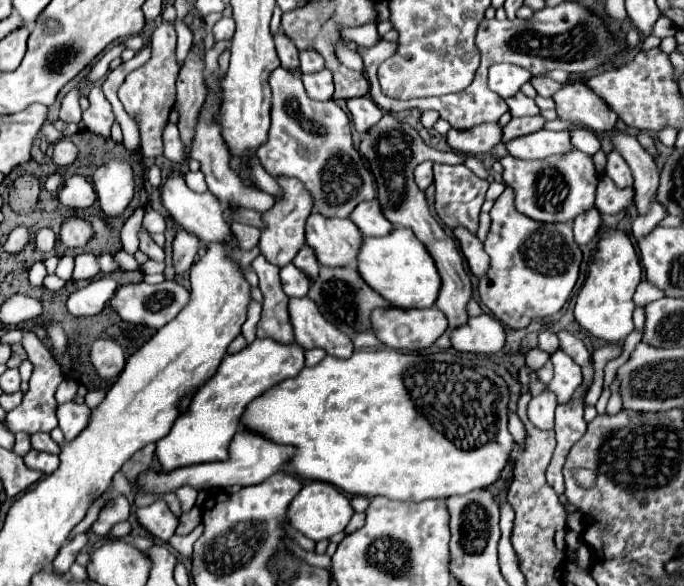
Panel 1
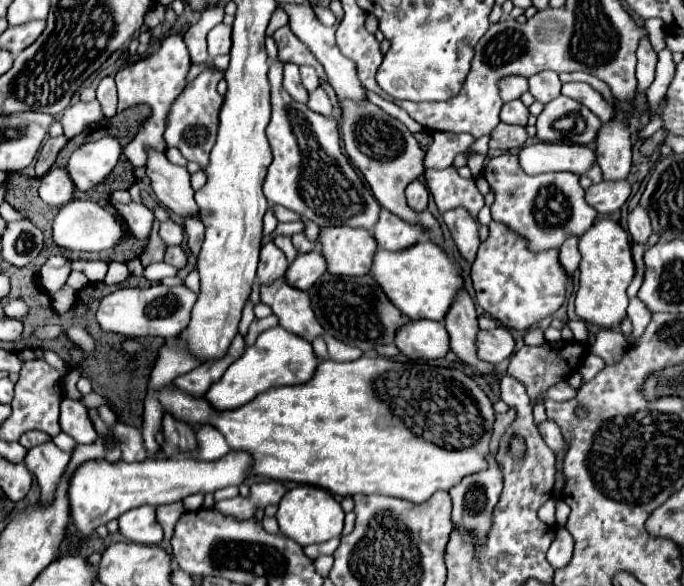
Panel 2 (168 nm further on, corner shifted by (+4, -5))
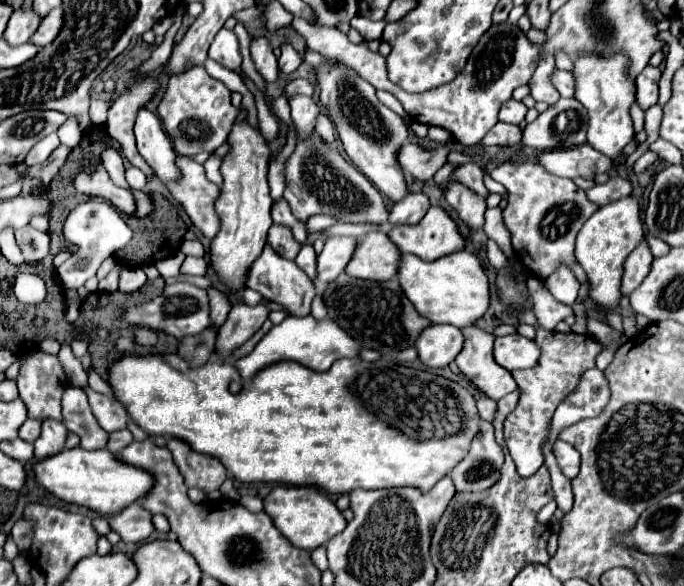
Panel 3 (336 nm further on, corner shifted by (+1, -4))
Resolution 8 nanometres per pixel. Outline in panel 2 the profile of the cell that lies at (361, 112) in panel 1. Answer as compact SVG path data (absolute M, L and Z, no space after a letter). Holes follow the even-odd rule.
M309 2L305 4L279 4L287 16L289 16L289 26L293 30L293 34L305 42L309 46L309 50L313 52L313 56L323 64L325 68L325 74L329 78L329 84L333 86L333 90L337 92L339 98L351 98L351 100L363 100L365 98L365 90L357 78L357 72L355 72L355 62L349 60L347 56L341 54L341 50L337 48L335 44L335 28L327 28L319 22L319 18L315 16L313 8Z

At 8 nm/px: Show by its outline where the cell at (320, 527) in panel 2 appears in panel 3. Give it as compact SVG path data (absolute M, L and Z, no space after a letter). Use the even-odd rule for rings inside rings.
M274 487L264 499L264 511L270 515L278 531L288 541L292 541L294 547L302 547L308 551L326 545L336 533L346 527L346 519L342 517L340 509L318 487Z

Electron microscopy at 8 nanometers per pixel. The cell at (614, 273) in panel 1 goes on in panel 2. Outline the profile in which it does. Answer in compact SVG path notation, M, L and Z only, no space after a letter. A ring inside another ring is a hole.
M599 218L587 232L579 236L579 290L575 310L581 320L599 324L601 328L615 328L625 318L627 286L635 276L635 264L631 258L631 242L627 230L613 218Z

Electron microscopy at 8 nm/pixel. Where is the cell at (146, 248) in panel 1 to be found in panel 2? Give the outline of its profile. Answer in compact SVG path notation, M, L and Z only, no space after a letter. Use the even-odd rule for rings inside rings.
M111 198L111 204L117 208L117 212L125 218L131 234L135 234L137 238L149 238L151 232L151 224L153 224L153 210L149 210L145 204L141 202L129 202L129 204L121 204L117 200Z

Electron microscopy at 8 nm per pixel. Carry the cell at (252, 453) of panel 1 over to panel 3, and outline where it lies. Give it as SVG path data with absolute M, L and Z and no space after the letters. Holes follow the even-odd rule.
M82 447L66 449L60 451L60 455L34 463L34 473L38 483L58 499L80 507L88 507L90 511L108 517L120 513L128 505L146 497L156 483L152 473L124 463L118 455L110 453L108 449L100 449L100 451L86 451Z

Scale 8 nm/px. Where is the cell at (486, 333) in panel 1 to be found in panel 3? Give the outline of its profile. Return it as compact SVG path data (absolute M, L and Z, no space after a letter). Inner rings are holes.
M520 333L504 335L494 339L494 359L508 371L534 367L540 357L540 349L534 341L522 337Z

